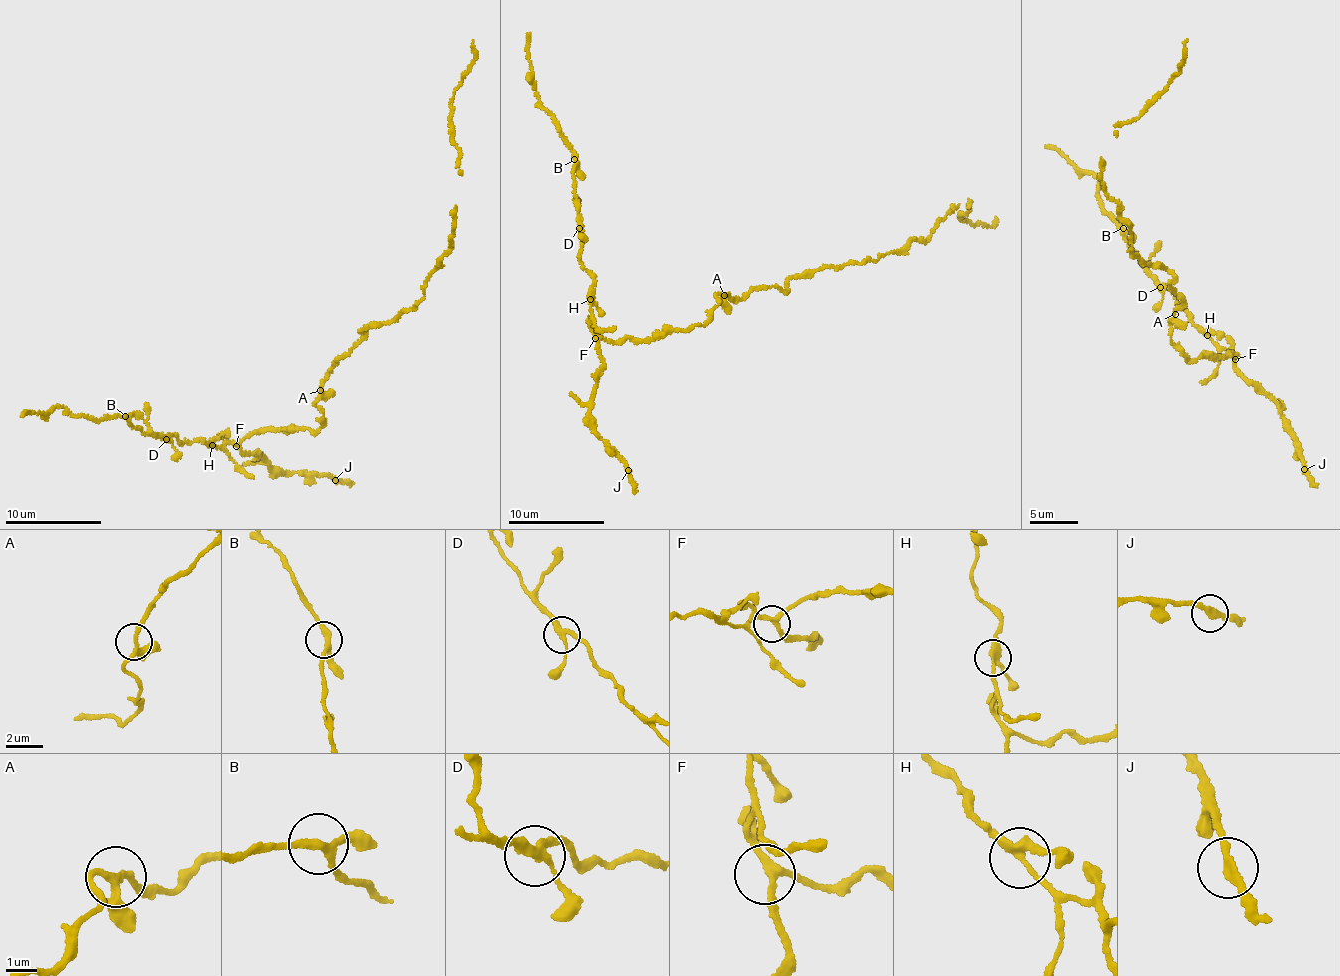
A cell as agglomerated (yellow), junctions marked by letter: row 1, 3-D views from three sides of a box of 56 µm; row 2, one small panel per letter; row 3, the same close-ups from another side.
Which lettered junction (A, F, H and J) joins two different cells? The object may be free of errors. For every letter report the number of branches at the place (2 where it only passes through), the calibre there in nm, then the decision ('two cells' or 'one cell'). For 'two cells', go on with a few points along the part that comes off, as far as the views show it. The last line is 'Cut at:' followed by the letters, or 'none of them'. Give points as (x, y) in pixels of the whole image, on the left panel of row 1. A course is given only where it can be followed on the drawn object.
A: 3 branches meet; 200 nm thick; one cell
F: 3 branches meet; 220 nm thick; one cell
H: 3 branches meet; 280 nm thick; one cell
J: 2 branches meet; 260 nm thick; one cell
Cut at: none of them

